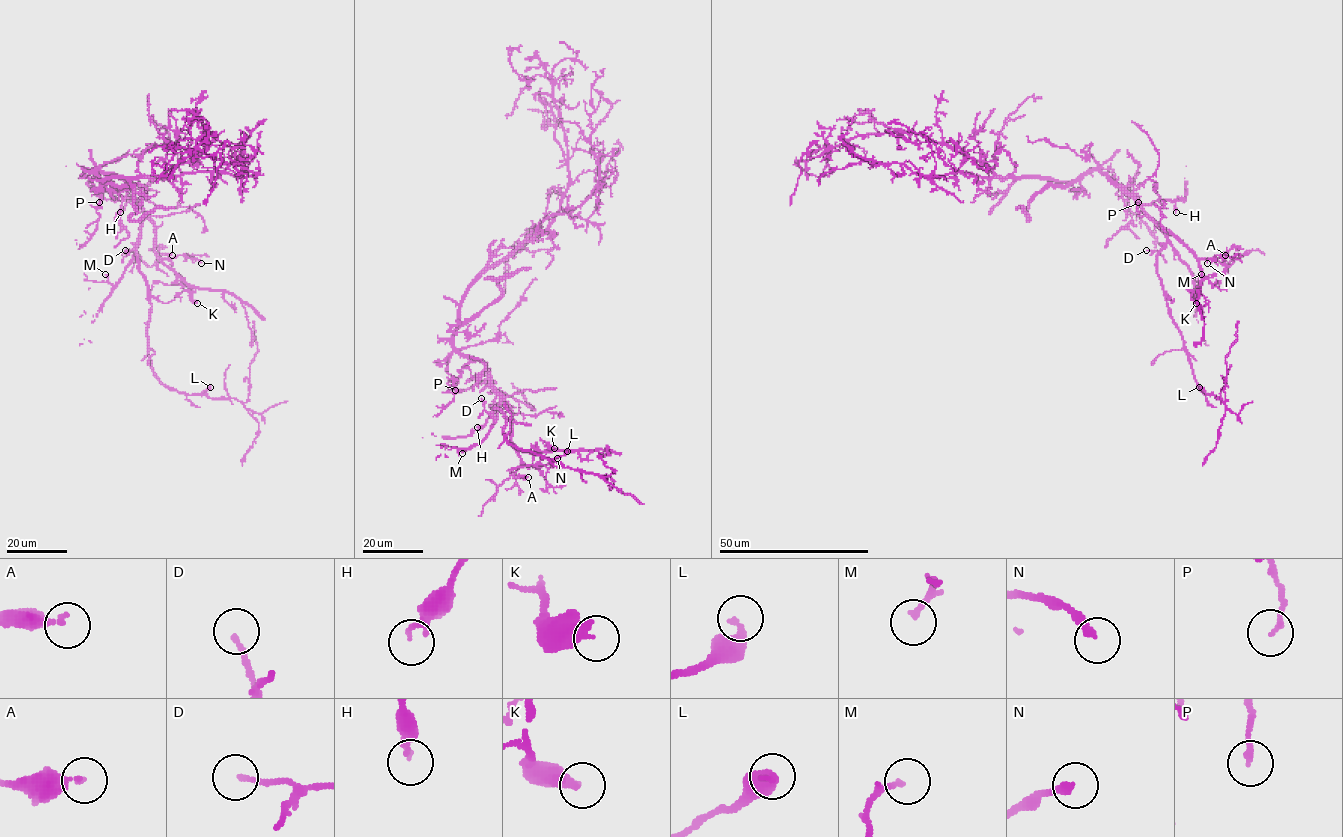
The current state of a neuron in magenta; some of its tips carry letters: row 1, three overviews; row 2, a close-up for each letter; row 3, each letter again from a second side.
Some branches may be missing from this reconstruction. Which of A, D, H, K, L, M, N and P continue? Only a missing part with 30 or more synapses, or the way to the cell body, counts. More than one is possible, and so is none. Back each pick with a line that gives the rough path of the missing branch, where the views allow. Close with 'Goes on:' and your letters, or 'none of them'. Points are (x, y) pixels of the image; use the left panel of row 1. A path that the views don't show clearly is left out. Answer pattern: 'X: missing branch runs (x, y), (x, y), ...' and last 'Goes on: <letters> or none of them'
Goes on: none of them

